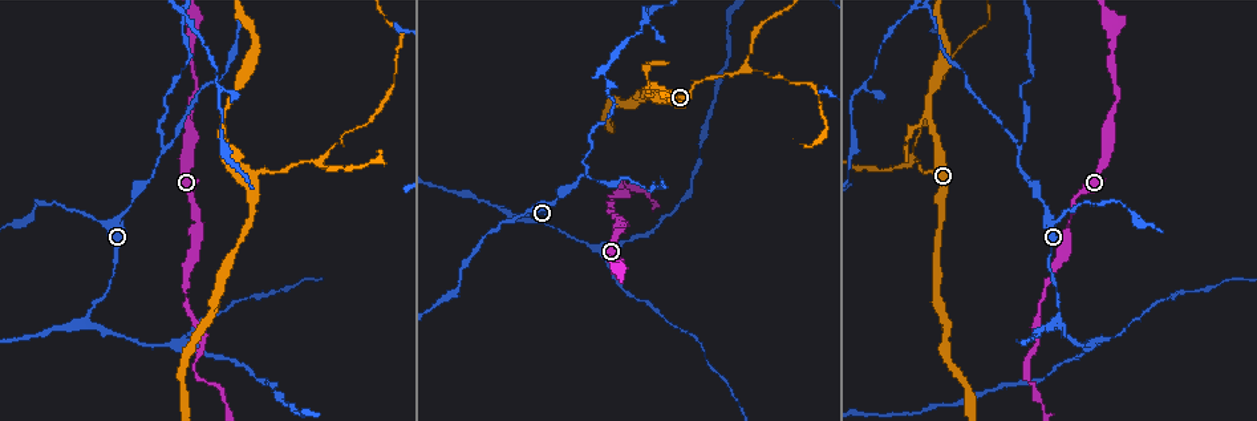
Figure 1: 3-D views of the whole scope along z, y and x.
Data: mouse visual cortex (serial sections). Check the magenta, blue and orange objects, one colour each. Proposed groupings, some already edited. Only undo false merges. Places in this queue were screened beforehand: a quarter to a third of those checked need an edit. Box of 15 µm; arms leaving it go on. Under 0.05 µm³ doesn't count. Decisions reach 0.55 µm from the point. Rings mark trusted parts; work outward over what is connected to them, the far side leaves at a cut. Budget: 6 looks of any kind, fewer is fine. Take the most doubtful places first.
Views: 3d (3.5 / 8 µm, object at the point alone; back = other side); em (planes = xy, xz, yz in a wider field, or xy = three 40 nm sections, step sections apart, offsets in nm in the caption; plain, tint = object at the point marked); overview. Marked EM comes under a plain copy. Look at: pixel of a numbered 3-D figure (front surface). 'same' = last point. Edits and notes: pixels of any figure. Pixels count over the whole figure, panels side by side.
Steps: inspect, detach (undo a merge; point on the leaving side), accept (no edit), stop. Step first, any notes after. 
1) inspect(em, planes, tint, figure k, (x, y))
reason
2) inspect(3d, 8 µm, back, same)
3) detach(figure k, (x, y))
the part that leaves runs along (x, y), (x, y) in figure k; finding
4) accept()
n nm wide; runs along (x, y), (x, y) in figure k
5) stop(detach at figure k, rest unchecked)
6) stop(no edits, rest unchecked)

inspect(3d, 8 µm, figure 1, (1059, 319))
sharp bend

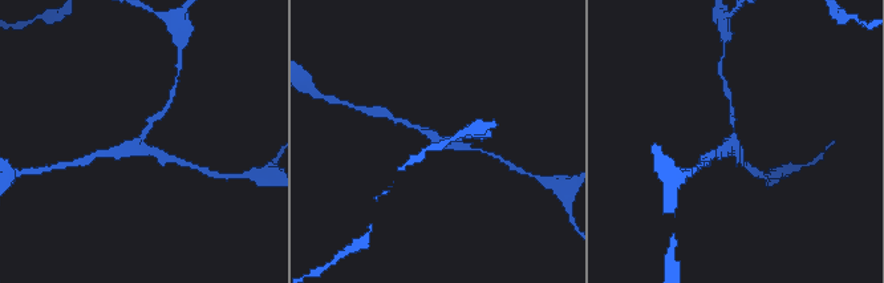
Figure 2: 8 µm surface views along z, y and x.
inspect(3d, 3.5 µm, figure 2, (143, 138))

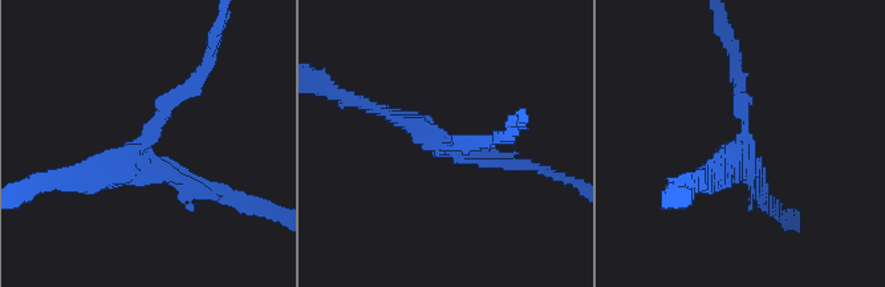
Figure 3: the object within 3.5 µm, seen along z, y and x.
inspect(em, xy, step 3, tint, figure 3, (746, 148))
3 arms; arms of 150, 150, 250 nm; now the EM

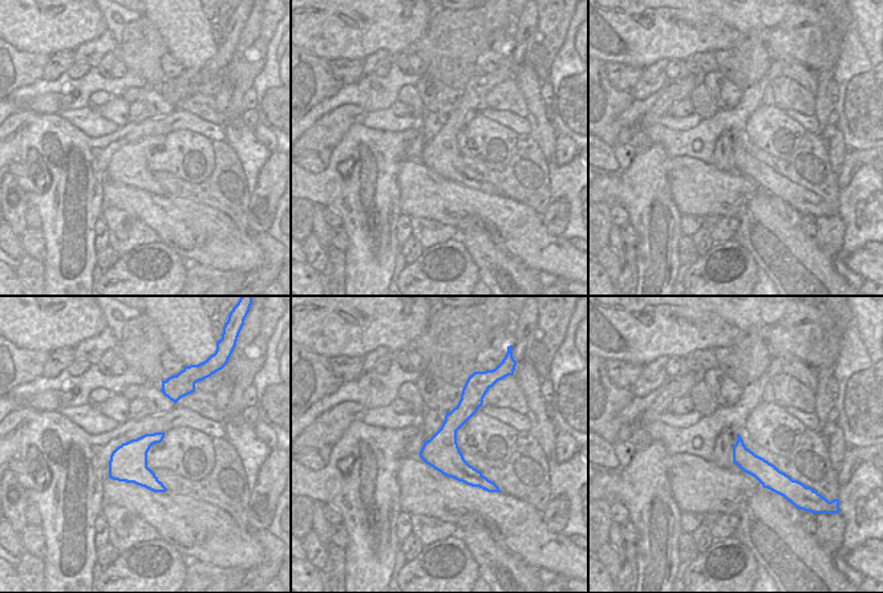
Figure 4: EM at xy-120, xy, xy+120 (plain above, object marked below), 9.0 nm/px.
accept()
runs along (738, 77), (751, 188), (762, 191) in figure 3; all the same cell

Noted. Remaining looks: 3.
inspect(3d, 3.5 µm, figure 1, (743, 68))
arms part here

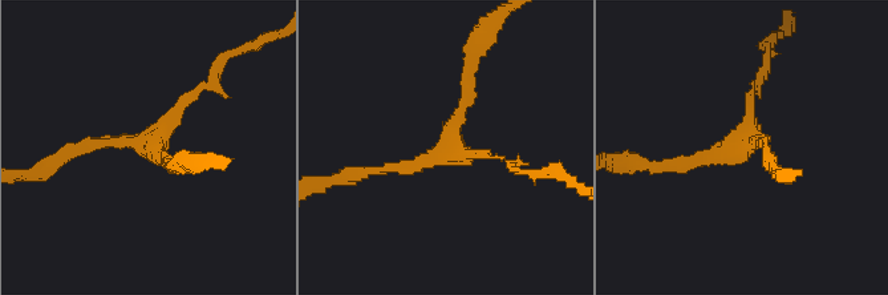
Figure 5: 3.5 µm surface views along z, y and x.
inspect(em, planes, tint, figure 5, (148, 138))

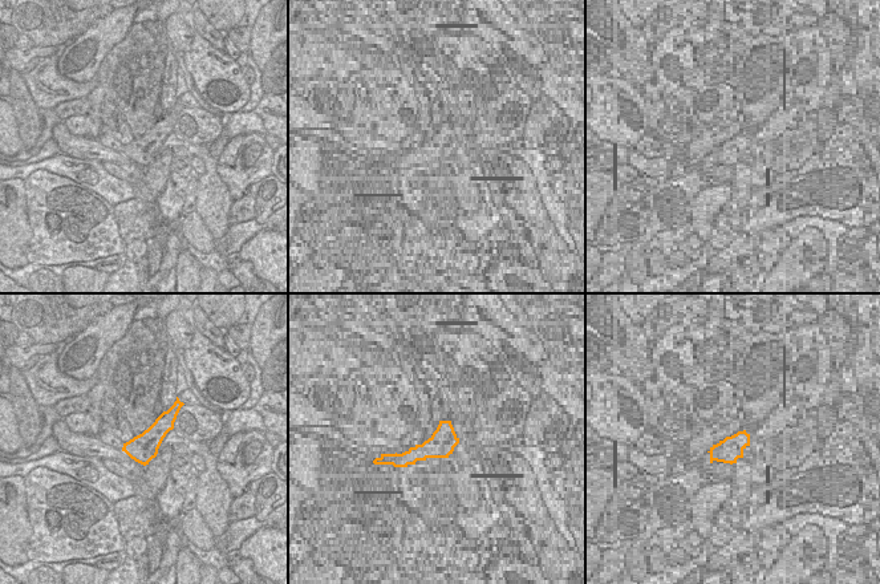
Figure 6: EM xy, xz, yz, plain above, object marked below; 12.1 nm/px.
inspect(em, xy, step 2, tint, same)
another direction

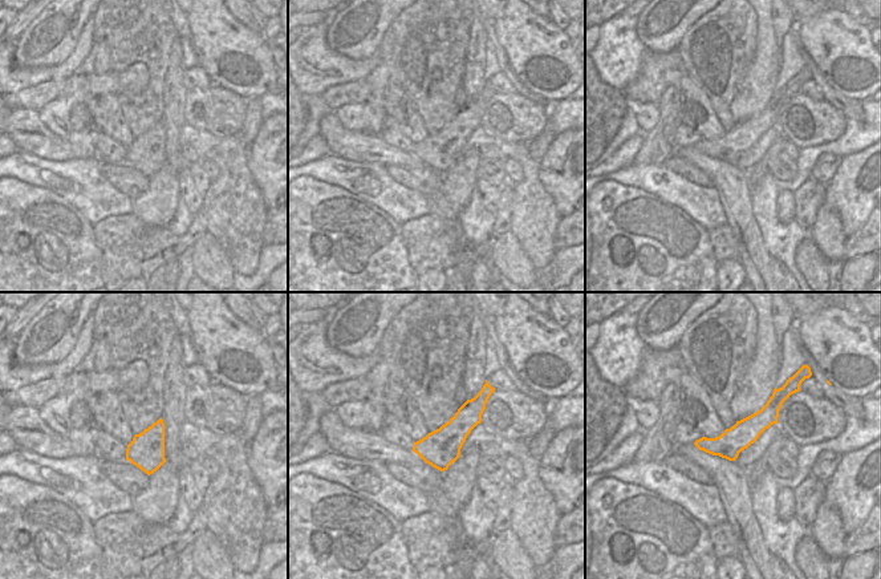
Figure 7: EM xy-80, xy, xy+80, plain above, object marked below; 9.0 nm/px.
accept()
3 arms; arms of 100, 150, 200 nm; runs along (776, 404), (729, 444), (699, 444) in figure 7; one cell here

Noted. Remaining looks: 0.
stop(no edits, rest unchecked)

